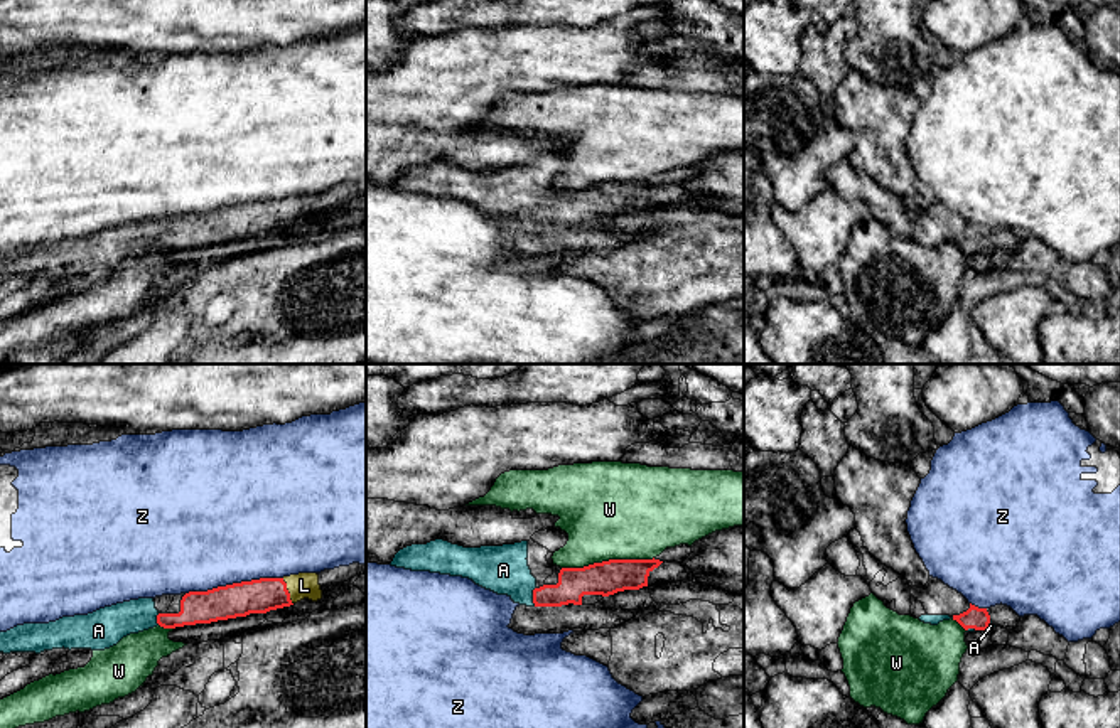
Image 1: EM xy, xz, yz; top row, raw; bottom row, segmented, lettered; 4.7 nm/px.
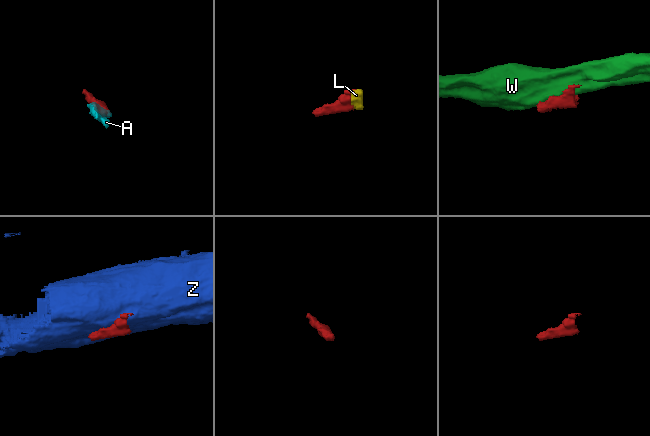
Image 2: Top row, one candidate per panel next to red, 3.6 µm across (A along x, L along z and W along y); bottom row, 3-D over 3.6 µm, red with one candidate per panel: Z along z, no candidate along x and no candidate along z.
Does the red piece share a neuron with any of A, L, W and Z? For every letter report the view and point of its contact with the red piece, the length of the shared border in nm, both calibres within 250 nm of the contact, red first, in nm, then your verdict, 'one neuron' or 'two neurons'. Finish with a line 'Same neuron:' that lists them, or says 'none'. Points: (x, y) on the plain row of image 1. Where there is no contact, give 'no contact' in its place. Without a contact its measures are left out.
A: meets red in xz at (533, 219); contact 100 nm long; 150 nm thick on the red side, 220 nm on the other; one neuron
L: meets red in xy at (287, 214); contact 140 nm long; 160 nm thick on the red side, 130 nm on the other; one neuron
W: meets red in xz at (609, 182); contact 440 nm long; 160 nm thick on the red side, 460 nm on the other; two neurons
Z: meets red in xy at (233, 206); contact 480 nm long; 160 nm thick on the red side, 500 nm on the other; two neurons
Same neuron: A, L

